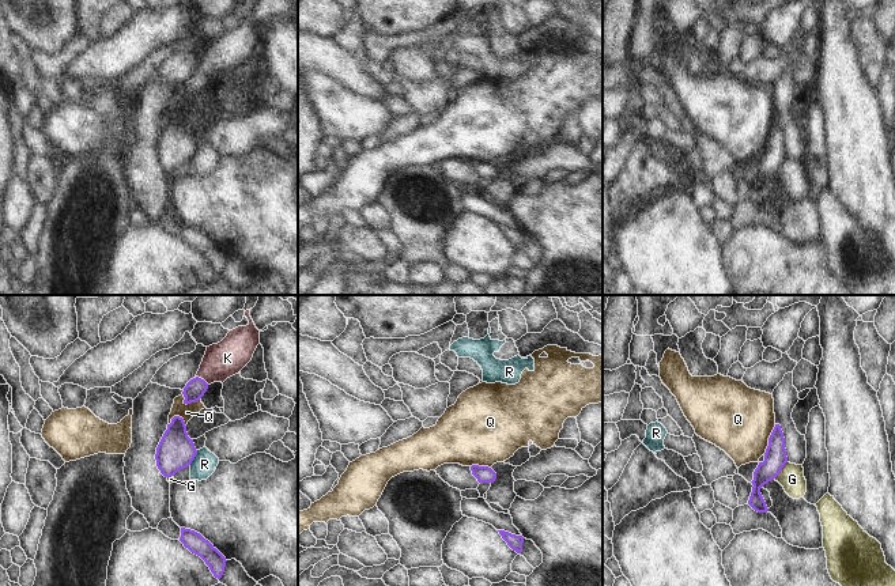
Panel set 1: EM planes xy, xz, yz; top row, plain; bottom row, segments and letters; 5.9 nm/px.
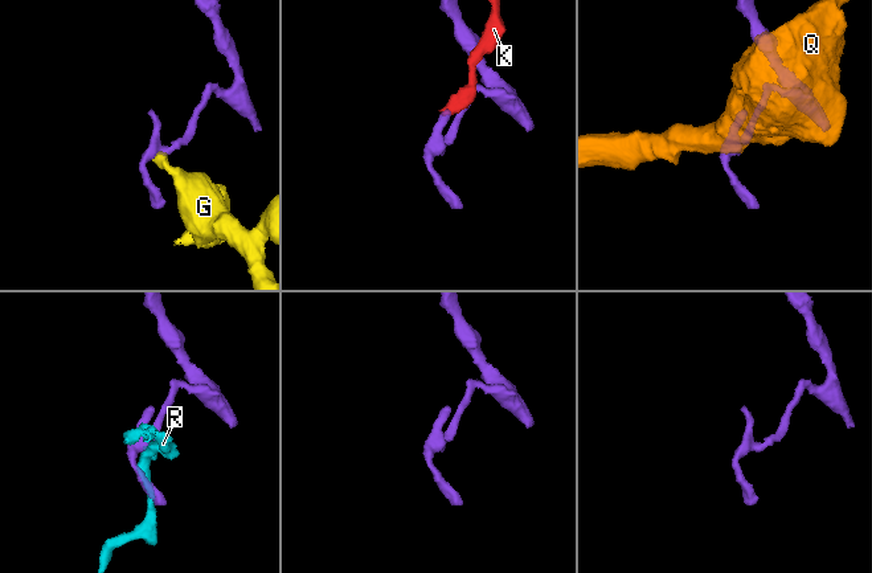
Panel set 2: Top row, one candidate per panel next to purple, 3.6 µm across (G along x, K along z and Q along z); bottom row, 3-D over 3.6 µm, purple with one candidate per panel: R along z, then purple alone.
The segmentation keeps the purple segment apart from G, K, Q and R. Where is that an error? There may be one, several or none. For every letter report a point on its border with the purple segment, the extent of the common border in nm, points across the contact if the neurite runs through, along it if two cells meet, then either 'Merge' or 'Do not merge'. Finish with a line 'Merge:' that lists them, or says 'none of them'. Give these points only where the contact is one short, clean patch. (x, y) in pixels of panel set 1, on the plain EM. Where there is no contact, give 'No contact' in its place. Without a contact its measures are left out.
G: Touches purple at yz (781, 165). Shared border 140 nm. Boundary: yz (786, 157), (773, 174). Do not merge
K: Touches purple at xy (203, 75). Shared border 90 nm. Boundary: xy (196, 71), (208, 79). Do not merge
Q: Touches purple at yz (769, 135). Shared border 190 nm. Do not merge
R: Touches purple at xy (195, 151). Shared border 100 nm. Boundary: xy (197, 146), (189, 159). Do not merge
Merge: none of them

